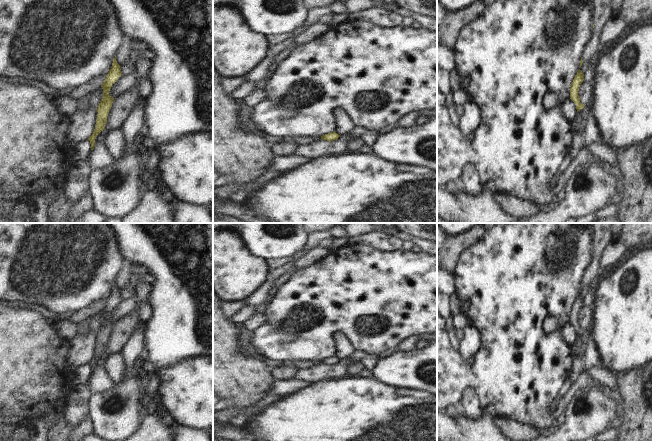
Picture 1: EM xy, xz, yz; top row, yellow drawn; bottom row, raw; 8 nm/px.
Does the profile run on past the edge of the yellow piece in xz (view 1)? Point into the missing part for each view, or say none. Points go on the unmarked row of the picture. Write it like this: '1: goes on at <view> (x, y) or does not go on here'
1: does not go on here

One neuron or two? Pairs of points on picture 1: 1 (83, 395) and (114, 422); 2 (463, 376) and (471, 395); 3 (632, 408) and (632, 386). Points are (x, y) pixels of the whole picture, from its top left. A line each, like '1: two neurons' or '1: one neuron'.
1: two neurons
2: two neurons
3: one neuron

